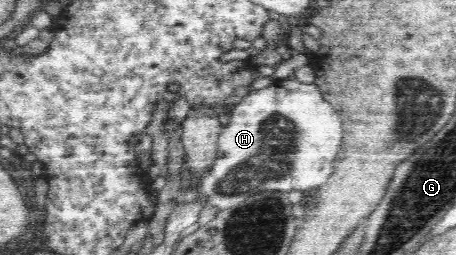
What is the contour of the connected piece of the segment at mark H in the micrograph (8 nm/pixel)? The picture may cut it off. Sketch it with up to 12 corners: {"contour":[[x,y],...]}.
{"contour":[[315,83],[248,93],[190,182],[217,211],[320,188],[343,139]]}

